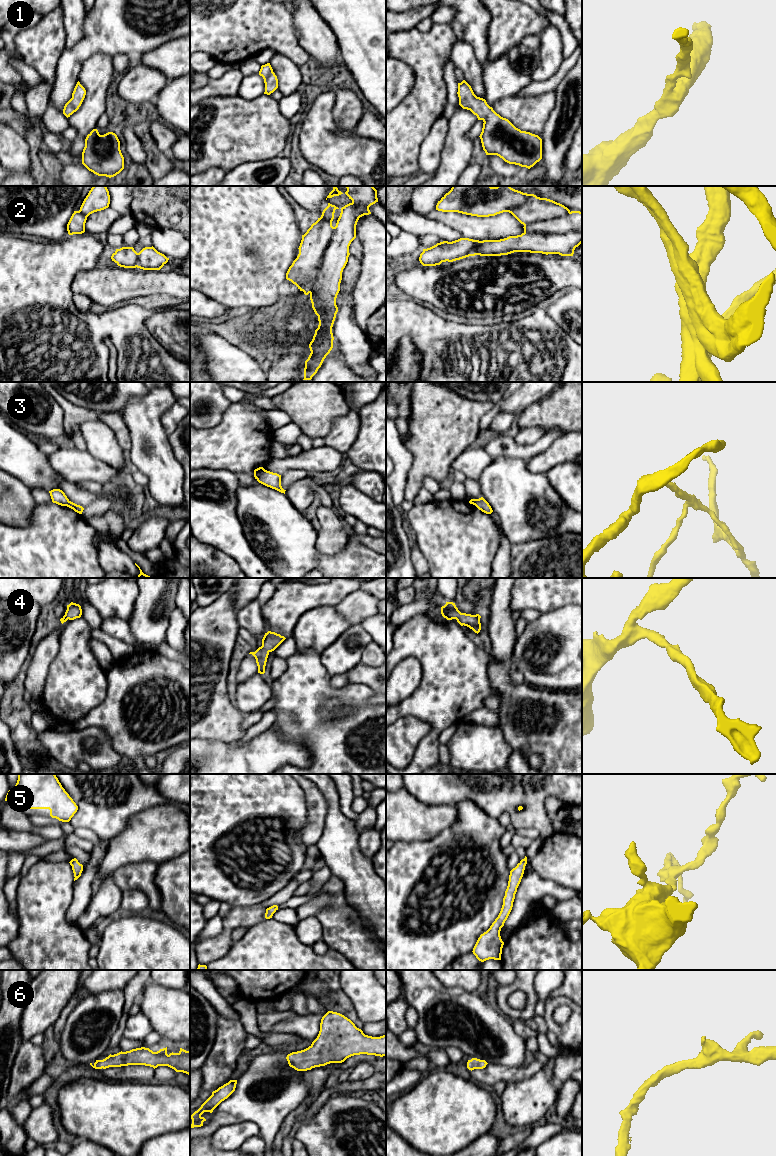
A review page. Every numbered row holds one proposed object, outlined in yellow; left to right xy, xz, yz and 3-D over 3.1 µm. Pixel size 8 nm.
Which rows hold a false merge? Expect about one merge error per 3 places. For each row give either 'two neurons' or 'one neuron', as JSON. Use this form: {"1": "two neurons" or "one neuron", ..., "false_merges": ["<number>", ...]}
{"1": "one neuron", "2": "one neuron", "3": "two neurons", "4": "one neuron", "5": "one neuron", "6": "one neuron", "false_merges": ["3"]}

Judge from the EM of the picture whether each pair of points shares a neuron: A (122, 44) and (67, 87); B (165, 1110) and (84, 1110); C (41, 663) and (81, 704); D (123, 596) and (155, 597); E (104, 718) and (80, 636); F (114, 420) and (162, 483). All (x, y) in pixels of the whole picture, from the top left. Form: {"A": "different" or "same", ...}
{"A": "same", "B": "same", "C": "different", "D": "different", "E": "different", "F": "different"}

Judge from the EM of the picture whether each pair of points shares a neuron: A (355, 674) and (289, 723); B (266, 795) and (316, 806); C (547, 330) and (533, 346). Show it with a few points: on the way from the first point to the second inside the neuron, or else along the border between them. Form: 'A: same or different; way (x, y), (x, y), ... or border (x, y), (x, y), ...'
A: different; border (347, 684), (366, 684), (372, 689)
B: different; border (298, 784), (307, 808), (303, 827)
C: same; way (543, 334), (536, 342)

